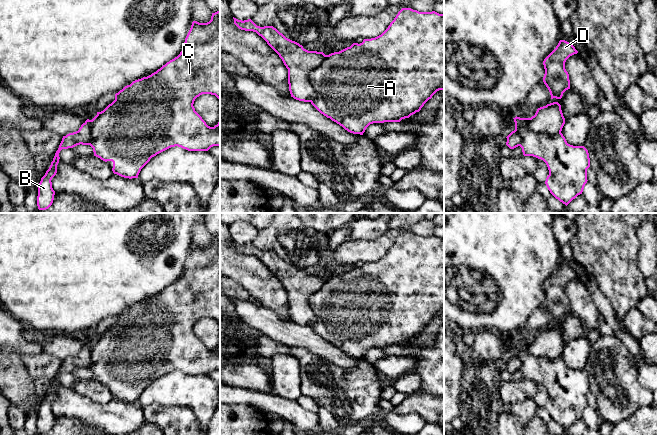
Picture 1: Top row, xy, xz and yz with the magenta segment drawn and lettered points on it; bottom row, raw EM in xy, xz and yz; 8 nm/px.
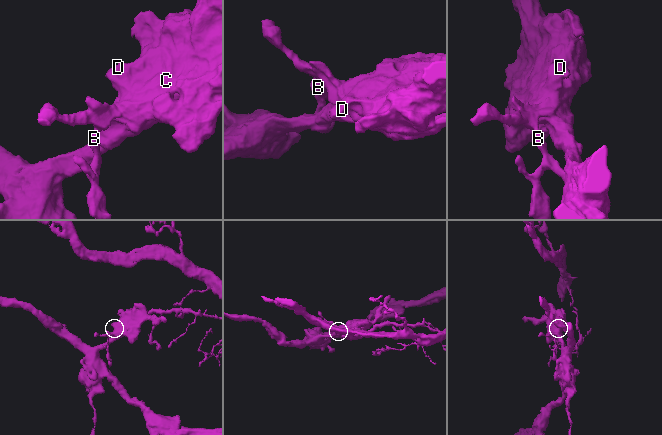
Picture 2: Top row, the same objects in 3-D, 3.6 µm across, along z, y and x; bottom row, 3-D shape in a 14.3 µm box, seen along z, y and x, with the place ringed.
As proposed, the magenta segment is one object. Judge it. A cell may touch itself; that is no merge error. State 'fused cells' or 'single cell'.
fused cells

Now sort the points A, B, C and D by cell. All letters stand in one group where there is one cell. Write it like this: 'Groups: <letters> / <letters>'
Groups: A C D / B

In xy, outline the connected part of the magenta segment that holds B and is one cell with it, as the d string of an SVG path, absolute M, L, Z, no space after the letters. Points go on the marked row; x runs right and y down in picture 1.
M87 119L78 131L63 136L58 150L55 153L53 161L45 175L41 178L38 187L37 206L39 210L48 209L54 200L55 191L52 188L52 178L57 173L57 165L59 163L59 153L62 149L73 148L77 145L90 145L91 136L91 120Z

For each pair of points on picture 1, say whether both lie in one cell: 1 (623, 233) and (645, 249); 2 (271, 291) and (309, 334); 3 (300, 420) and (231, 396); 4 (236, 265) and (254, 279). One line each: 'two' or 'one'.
1: two
2: two
3: one
4: one

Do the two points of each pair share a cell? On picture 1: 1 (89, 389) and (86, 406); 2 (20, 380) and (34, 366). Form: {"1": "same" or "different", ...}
{"1": "different", "2": "different"}

